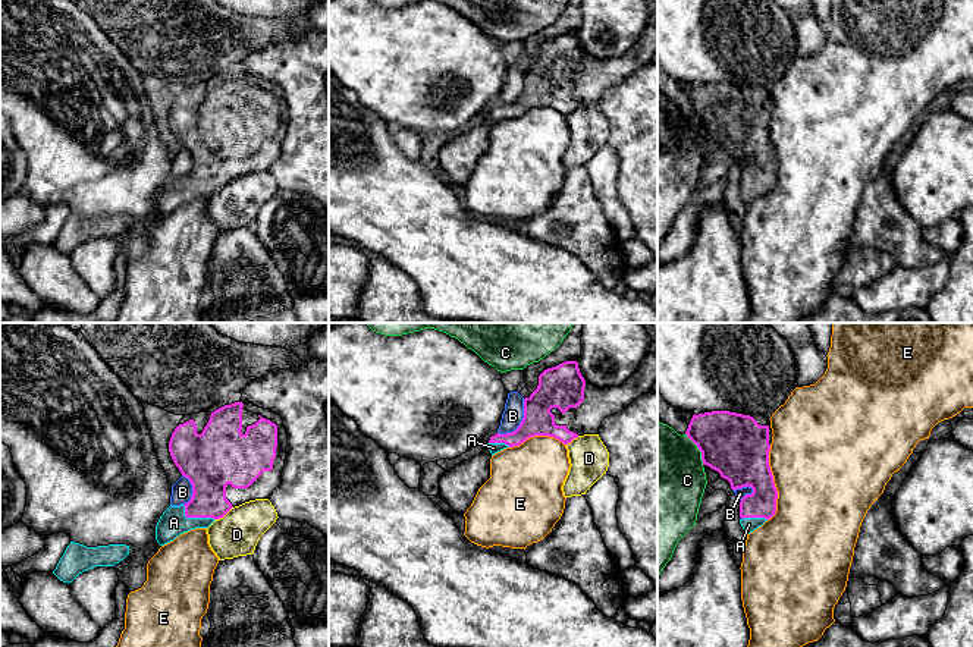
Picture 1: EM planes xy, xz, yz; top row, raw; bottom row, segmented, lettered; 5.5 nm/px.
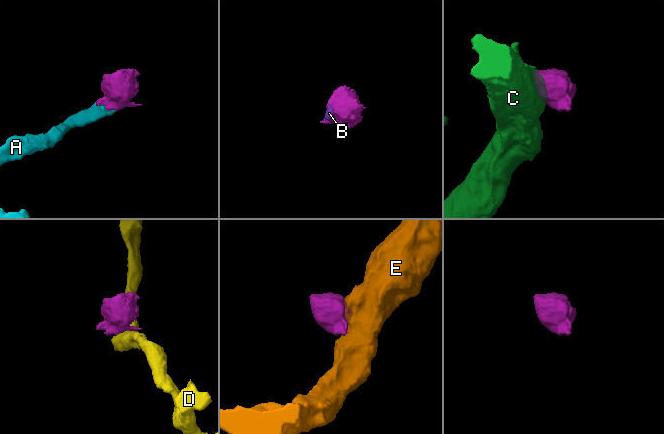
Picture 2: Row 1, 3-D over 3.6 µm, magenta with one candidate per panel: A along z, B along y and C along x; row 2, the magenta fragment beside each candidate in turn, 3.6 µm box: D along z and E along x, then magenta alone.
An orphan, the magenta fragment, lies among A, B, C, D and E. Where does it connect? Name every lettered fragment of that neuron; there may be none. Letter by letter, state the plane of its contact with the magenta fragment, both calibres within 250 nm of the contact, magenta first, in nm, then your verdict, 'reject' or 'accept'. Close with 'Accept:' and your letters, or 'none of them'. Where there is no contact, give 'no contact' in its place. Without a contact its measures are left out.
A: xy | 220/150 nm | accept
B: xz | 190/120 nm | reject
C: yz | 340/480 nm | reject
D: xy | 240/240 nm | reject
E: yz | 320/500 nm | reject
Accept: A

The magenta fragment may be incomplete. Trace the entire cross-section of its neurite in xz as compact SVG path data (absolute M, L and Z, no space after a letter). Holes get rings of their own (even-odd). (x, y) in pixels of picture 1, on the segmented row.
M657 354L644 355L637 370L622 384L597 387L588 384L577 361L565 361L539 376L537 389L524 399L524 418L512 433L490 437L486 447L492 456L520 446L534 436L555 437L564 445L578 436L597 434L602 421L653 390L657 380Z

